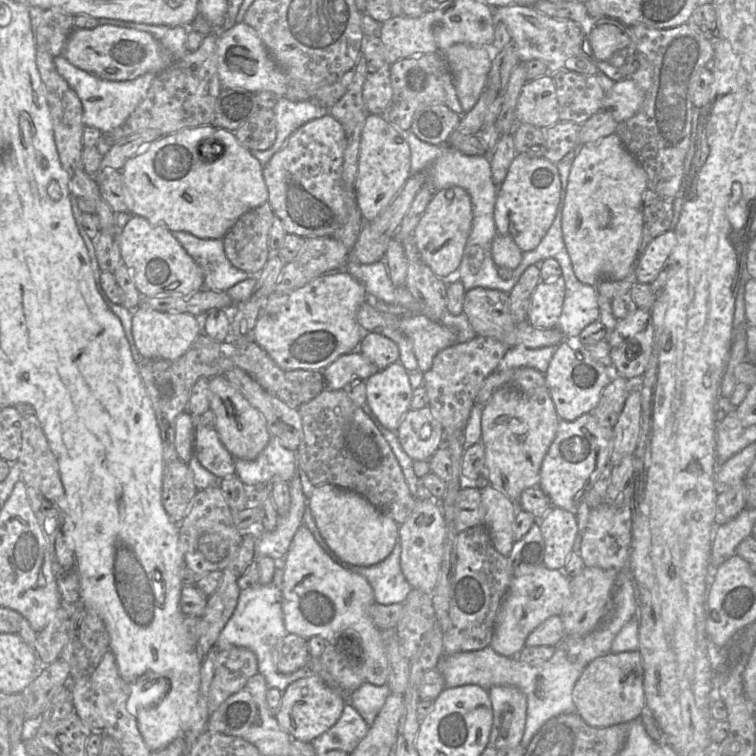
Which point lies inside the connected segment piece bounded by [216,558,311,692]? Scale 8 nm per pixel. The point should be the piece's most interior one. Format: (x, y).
(257, 623)

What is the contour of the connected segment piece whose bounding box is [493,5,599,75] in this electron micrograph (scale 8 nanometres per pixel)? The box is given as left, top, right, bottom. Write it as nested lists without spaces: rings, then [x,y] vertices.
[[[509,5],[495,10],[495,16],[503,22],[512,36],[517,55],[521,62],[534,59],[543,60],[548,73],[567,69],[581,74],[596,75],[598,67],[583,51],[584,34],[578,23],[567,19],[556,19],[543,14],[534,6]]]

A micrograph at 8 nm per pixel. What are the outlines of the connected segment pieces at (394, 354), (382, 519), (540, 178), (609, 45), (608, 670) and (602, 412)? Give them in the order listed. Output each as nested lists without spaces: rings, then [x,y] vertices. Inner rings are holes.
[[[369,331],[364,332],[358,350],[379,369],[399,361],[399,348],[397,344],[384,335]]]
[[[333,484],[314,486],[307,500],[321,536],[342,560],[358,566],[372,566],[391,554],[399,537],[399,524],[384,515],[364,496]]]
[[[517,154],[513,159],[504,181],[497,188],[494,221],[497,235],[510,236],[524,252],[535,249],[546,235],[558,213],[562,201],[562,187],[556,163],[542,157]]]
[[[612,24],[594,27],[588,37],[593,55],[598,60],[608,60],[613,54],[629,44],[628,36]]]
[[[638,651],[608,653],[591,661],[583,670],[572,691],[576,713],[591,727],[630,723],[640,718],[645,707],[644,669]]]
[[[641,377],[614,379],[604,388],[598,405],[588,414],[592,414],[601,427],[612,429],[623,410],[628,395],[634,390],[641,391],[642,383]]]

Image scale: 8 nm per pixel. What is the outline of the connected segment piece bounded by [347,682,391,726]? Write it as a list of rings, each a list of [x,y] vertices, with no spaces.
[[[366,682],[348,694],[347,703],[350,703],[370,726],[390,694],[387,685],[376,686]]]

